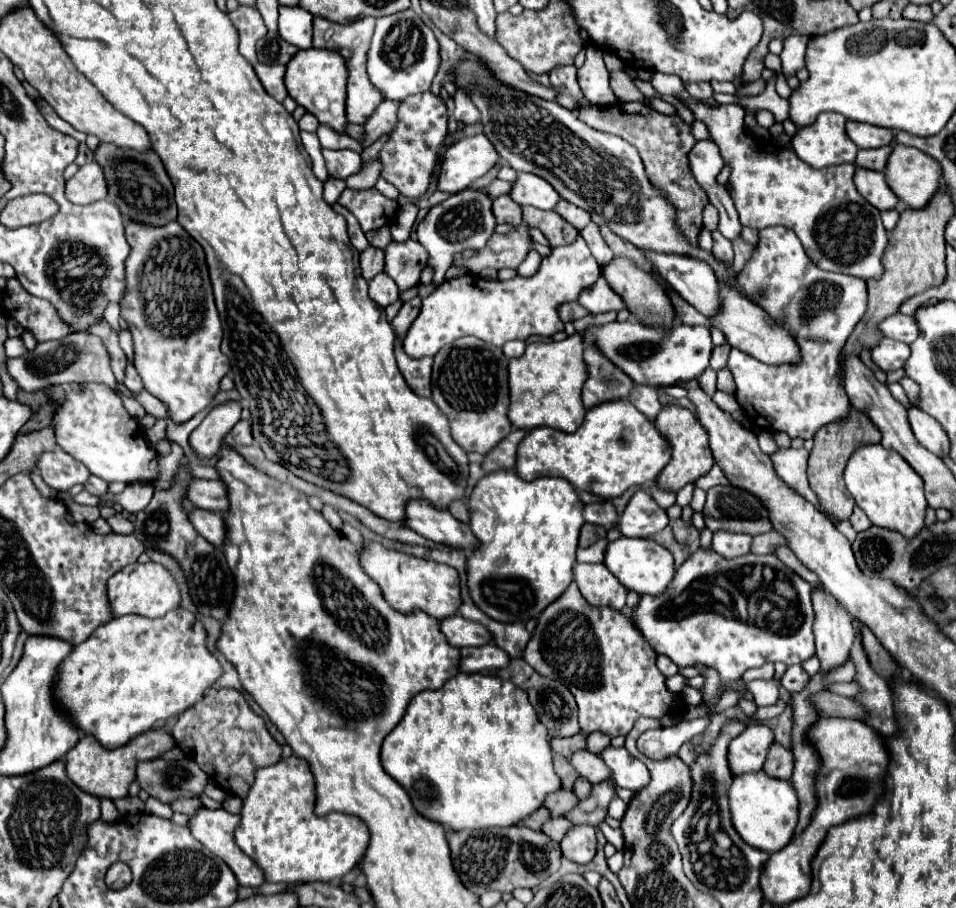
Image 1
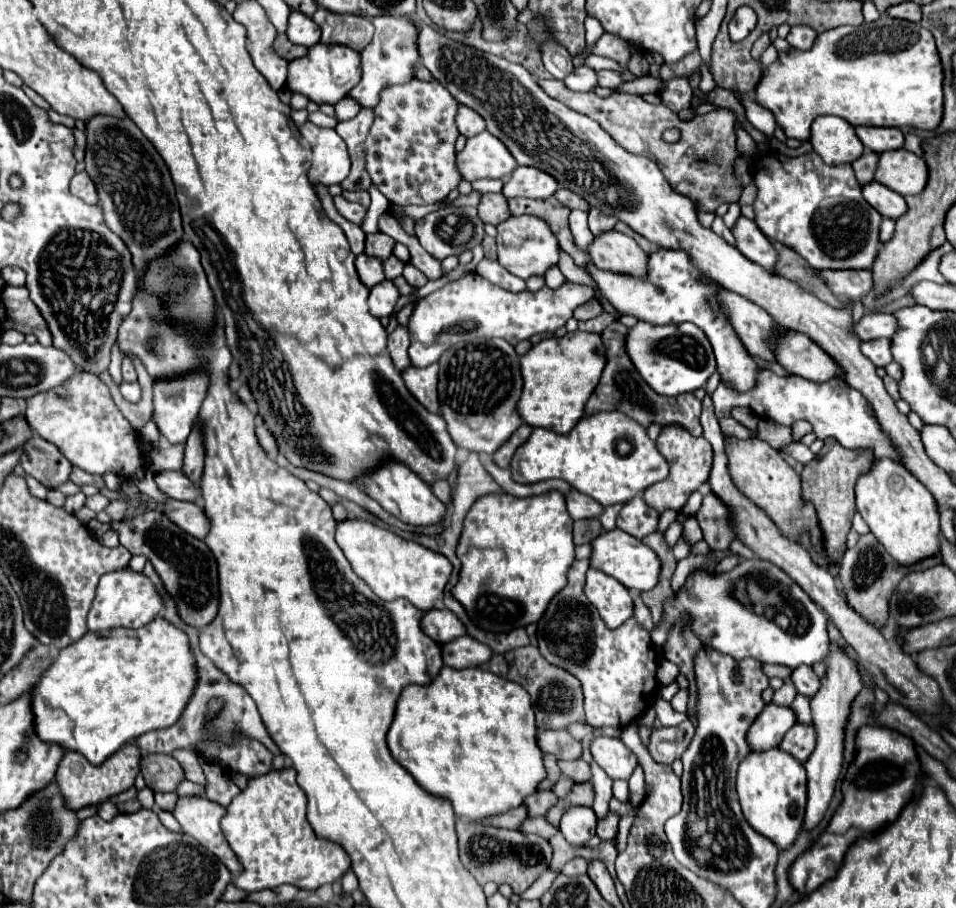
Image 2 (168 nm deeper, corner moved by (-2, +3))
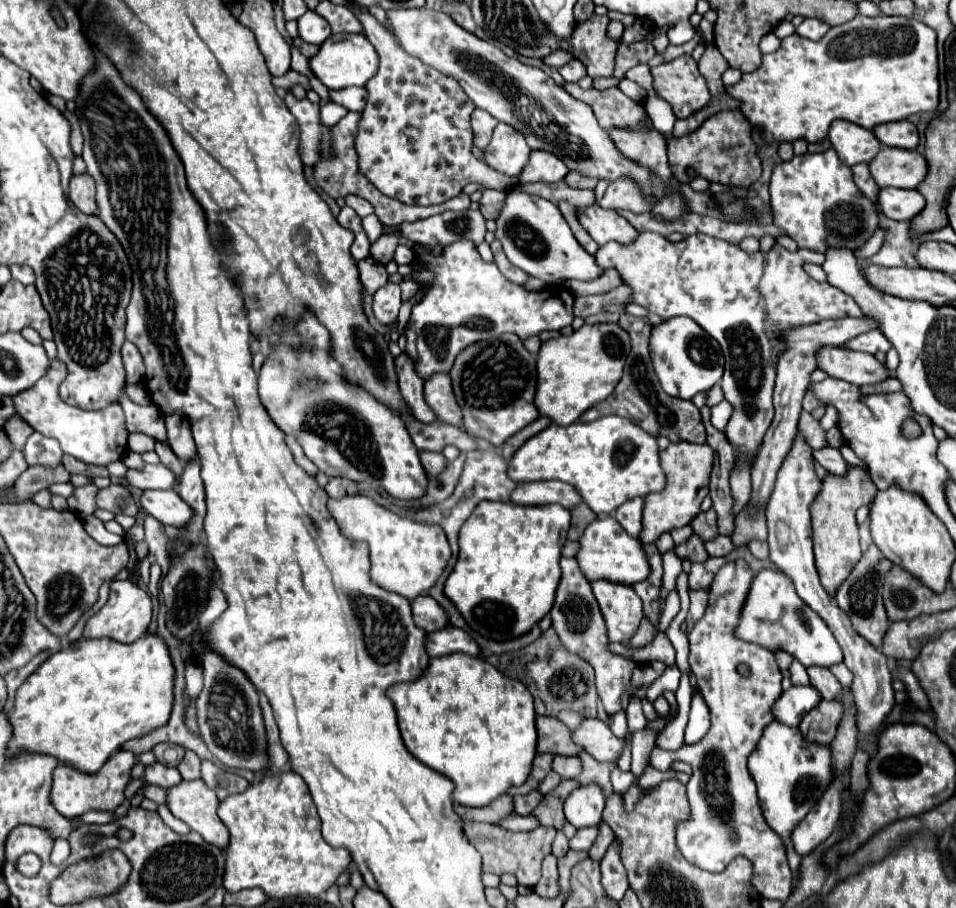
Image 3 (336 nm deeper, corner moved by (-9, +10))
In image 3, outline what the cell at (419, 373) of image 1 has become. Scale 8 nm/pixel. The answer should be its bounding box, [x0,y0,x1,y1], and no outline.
[423,372,461,426]

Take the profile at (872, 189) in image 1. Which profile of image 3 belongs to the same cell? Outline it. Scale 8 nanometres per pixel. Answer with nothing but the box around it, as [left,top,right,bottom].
[879,188,925,220]

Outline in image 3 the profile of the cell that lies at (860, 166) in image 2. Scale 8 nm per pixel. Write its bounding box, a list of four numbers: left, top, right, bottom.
[851,164,879,200]

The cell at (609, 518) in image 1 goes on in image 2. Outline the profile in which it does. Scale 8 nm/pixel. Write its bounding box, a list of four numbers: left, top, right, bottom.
[564,491,604,519]

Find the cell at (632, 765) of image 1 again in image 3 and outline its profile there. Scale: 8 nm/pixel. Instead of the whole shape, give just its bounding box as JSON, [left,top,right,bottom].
[573,718,627,762]

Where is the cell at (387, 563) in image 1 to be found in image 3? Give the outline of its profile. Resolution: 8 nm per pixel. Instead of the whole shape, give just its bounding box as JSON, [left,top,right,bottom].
[327,496,451,600]

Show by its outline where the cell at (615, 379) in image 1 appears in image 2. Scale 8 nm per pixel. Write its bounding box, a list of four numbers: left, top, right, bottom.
[584,321,702,437]

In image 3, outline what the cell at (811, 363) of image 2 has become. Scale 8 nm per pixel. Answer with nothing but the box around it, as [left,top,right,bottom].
[817,346,887,386]

